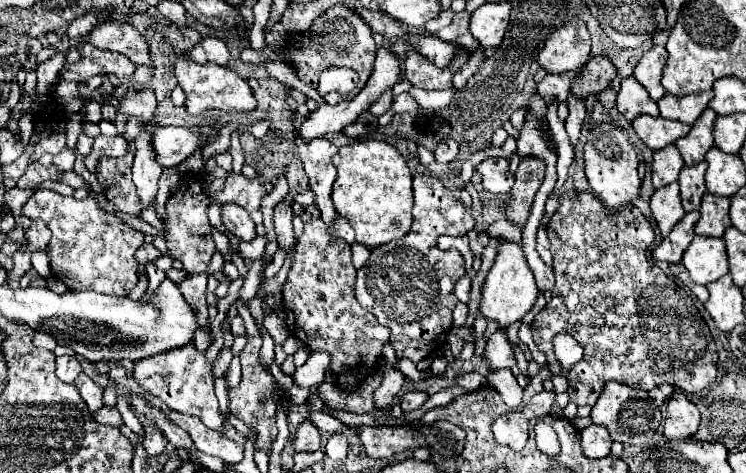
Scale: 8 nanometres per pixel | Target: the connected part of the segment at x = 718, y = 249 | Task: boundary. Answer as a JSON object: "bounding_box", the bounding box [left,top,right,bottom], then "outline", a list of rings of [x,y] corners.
{"bounding_box":[681,235,729,285],"outline":[[[695,235],[681,263],[697,285],[707,285],[729,273],[725,243],[713,237]]]}

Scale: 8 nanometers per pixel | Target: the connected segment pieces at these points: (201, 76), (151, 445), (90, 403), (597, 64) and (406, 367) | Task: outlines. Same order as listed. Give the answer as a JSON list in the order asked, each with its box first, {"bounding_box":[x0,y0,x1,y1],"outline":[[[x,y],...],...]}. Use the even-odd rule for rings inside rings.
[{"bounding_box":[175,57,257,115],"outline":[[[177,57],[177,61],[175,61],[175,77],[177,77],[181,89],[187,95],[185,109],[187,109],[189,115],[201,115],[207,109],[237,111],[237,113],[245,113],[245,111],[257,109],[257,101],[255,101],[249,85],[235,71],[231,71],[227,67],[219,67],[215,63],[197,65],[193,61]]]},{"bounding_box":[143,425,167,457],"outline":[[[149,425],[143,429],[143,449],[147,451],[149,457],[161,455],[165,445],[167,445],[167,439],[163,437],[163,433],[155,425]]]},{"bounding_box":[75,373,105,413],"outline":[[[81,373],[81,375],[77,377],[77,381],[75,381],[75,387],[79,389],[79,393],[81,393],[81,397],[85,399],[85,403],[87,403],[87,407],[89,407],[91,413],[99,411],[99,409],[105,405],[105,403],[103,403],[103,389],[101,389],[89,375]]]},{"bounding_box":[571,55,617,97],"outline":[[[597,55],[597,57],[591,57],[583,65],[583,71],[573,81],[571,89],[573,89],[573,93],[579,93],[579,97],[587,97],[591,93],[599,93],[599,91],[607,89],[609,83],[615,79],[615,75],[617,75],[617,71],[615,71],[615,65],[611,63],[611,59]]]},{"bounding_box":[396,359,427,382],"outline":[[[409,359],[398,360],[396,368],[414,382],[419,382],[427,377],[427,373],[418,371],[416,365]]]}]

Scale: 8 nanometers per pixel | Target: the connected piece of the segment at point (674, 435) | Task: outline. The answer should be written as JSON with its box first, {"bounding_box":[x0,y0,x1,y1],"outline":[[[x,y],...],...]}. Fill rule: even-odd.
{"bounding_box":[663,391,699,439],"outline":[[[673,391],[667,403],[667,419],[663,435],[667,439],[687,439],[693,437],[699,427],[699,409],[687,399],[683,391]]]}

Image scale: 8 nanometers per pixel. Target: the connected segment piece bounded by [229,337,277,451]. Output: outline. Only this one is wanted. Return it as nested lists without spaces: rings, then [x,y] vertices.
[[[248,337],[247,344],[242,350],[241,367],[243,367],[243,381],[229,391],[229,409],[233,415],[237,415],[243,423],[247,423],[249,427],[257,429],[257,435],[263,439],[263,451],[271,451],[271,445],[275,441],[277,435],[277,427],[275,427],[275,409],[277,409],[277,401],[273,397],[273,385],[275,379],[271,373],[267,373],[267,369],[263,369],[259,365],[259,350],[262,345],[261,337]]]

